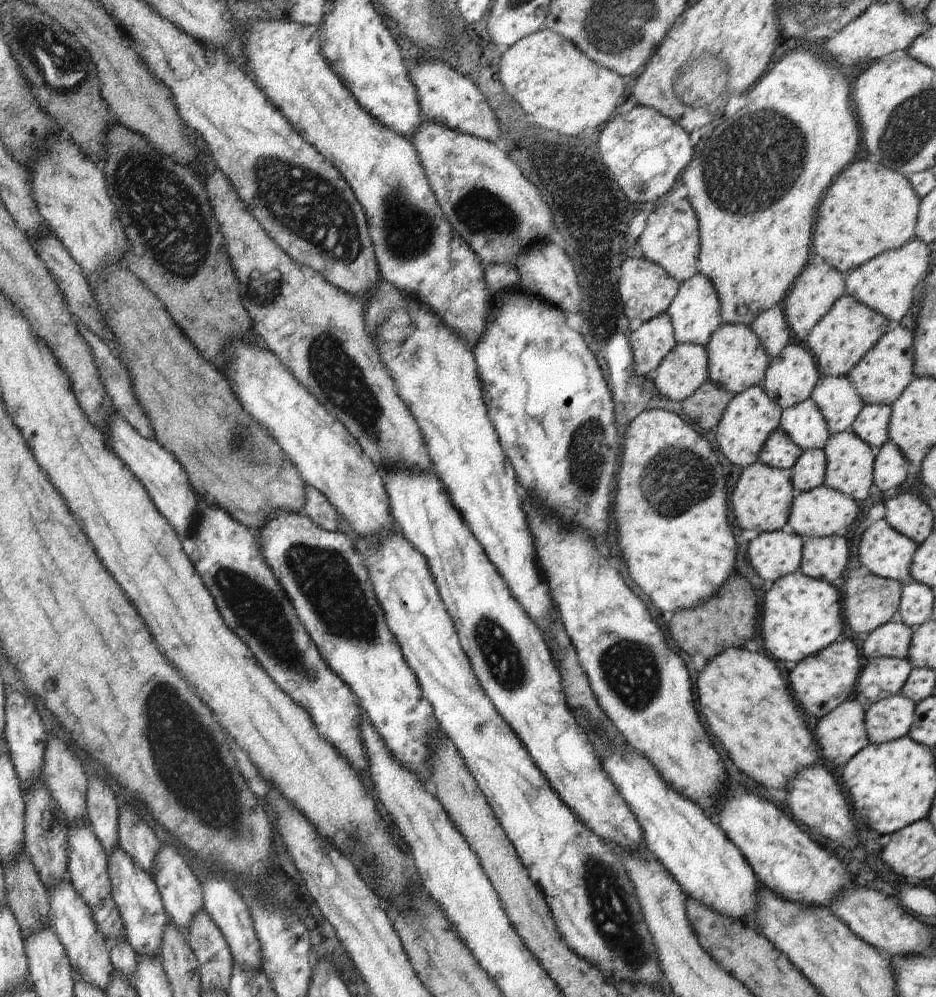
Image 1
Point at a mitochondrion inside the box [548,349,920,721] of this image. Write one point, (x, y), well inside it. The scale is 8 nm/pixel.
(676, 480)

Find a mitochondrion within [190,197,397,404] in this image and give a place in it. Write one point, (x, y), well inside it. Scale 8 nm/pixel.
(262, 290)

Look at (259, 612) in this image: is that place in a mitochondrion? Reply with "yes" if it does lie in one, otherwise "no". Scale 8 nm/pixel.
yes

